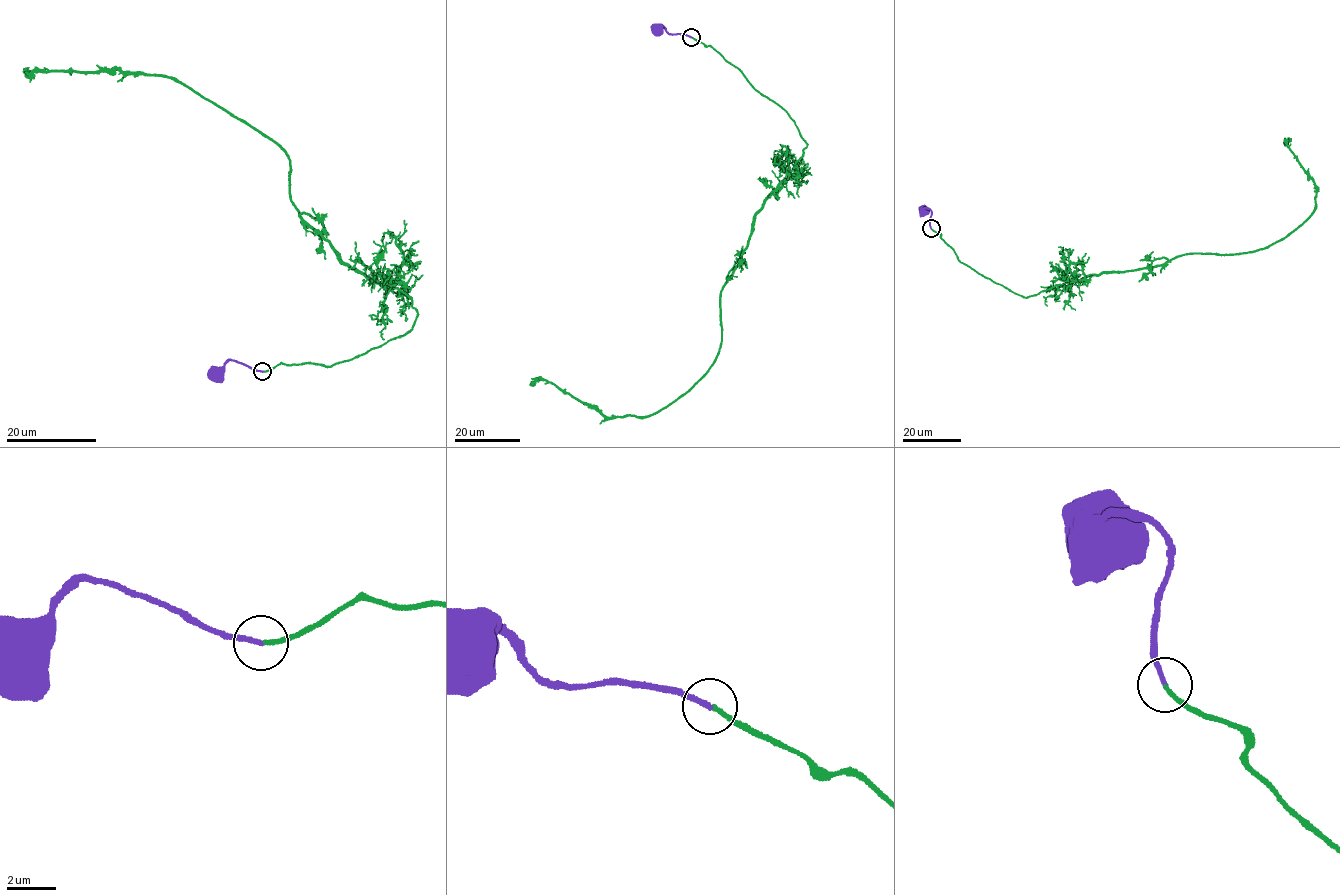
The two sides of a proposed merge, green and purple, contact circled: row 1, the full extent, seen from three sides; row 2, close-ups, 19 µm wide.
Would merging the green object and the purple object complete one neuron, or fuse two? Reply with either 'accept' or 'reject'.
accept

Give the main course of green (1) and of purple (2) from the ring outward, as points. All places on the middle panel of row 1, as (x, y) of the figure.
1: (691, 37), (787, 113), (807, 145), (720, 294), (715, 361), (642, 416), (604, 417), (545, 380), (530, 385)
2: (691, 37), (668, 32), (664, 27), (657, 29)

